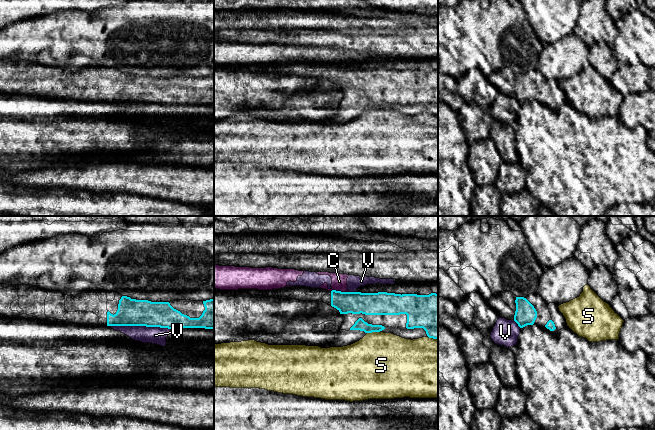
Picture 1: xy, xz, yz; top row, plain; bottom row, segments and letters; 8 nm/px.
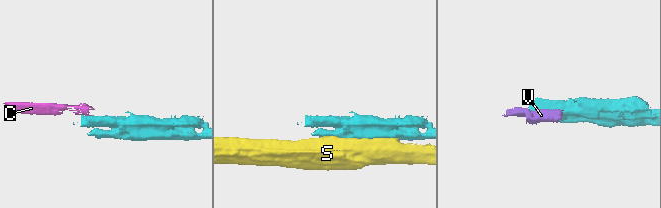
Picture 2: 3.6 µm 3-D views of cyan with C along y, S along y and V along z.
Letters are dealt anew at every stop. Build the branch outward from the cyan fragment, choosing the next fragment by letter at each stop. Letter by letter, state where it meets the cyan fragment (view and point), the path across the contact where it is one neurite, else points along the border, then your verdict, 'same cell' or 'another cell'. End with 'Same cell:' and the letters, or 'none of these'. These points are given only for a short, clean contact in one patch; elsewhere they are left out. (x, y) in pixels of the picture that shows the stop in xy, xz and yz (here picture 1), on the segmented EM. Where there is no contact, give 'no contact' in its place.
C: meets cyan in xz at (340, 291); border along xz (331, 290), (348, 292); another cell
S: meets cyan in xz at (373, 331); another cell
V: meets cyan in xy at (140, 325); border along xy (109, 325), (145, 325), (167, 327), (170, 329); another cell
Same cell: none of these

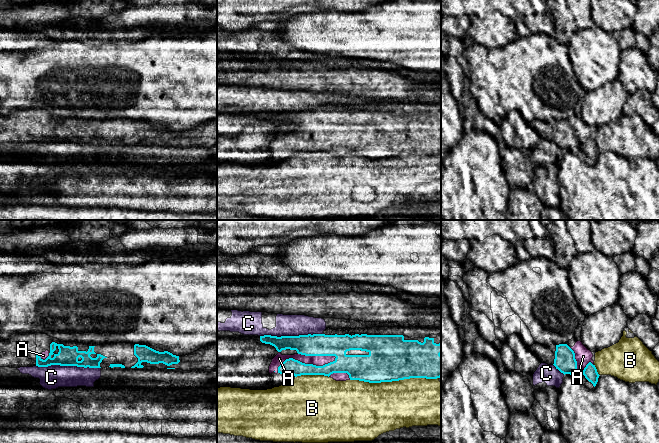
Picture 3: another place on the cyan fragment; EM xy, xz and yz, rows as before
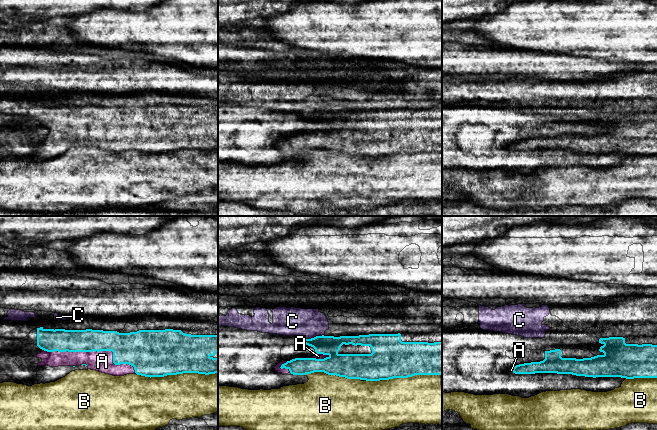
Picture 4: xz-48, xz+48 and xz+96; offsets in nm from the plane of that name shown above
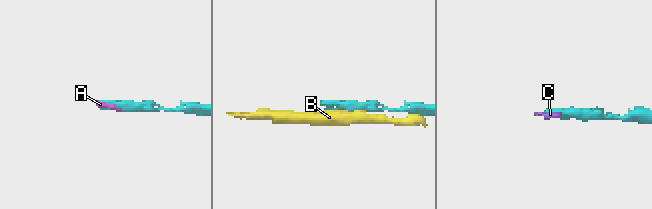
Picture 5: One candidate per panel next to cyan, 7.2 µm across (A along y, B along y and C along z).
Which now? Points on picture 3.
A: meets cyan in xz at (304, 363); same cell
B: meets cyan in xz at (394, 380); another cell
C: meets cyan in xy at (68, 365); border along xy (36, 365), (76, 365), (100, 368); another cell
Same cell: A

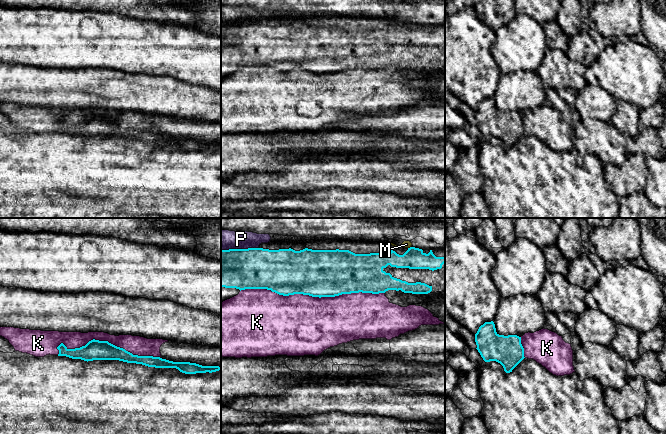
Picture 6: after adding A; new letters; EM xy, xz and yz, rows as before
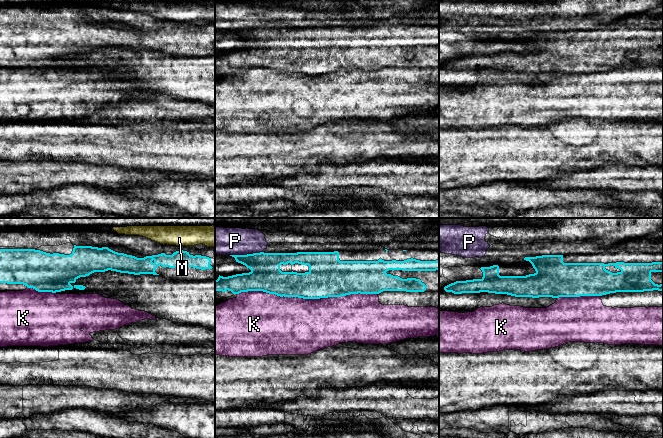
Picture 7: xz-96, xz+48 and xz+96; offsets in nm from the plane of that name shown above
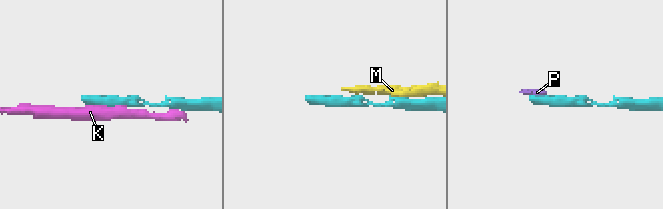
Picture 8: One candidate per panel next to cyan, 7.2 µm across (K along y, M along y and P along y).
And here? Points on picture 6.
K: meets cyan in xz at (312, 296); another cell
M: meets cyan in xz at (410, 247); another cell
P: meets cyan in xz at (239, 249); border along xz (258, 247), (221, 250); another cell
Same cell: none of these

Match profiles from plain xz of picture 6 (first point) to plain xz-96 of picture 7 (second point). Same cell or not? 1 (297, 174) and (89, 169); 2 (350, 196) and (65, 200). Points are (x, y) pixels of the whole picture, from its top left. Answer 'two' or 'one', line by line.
1: one
2: one

